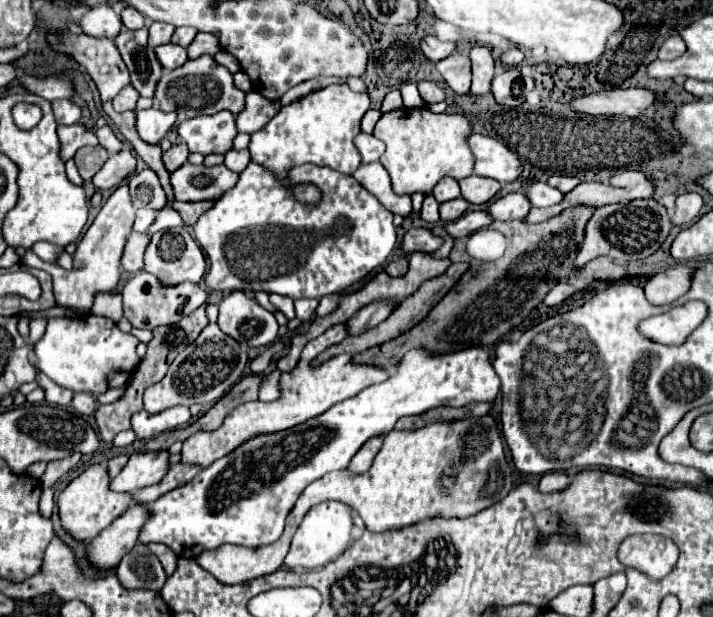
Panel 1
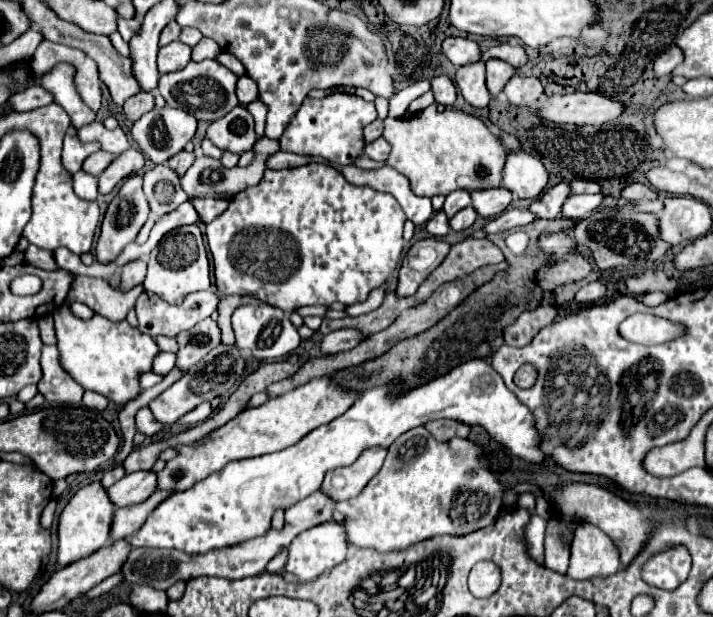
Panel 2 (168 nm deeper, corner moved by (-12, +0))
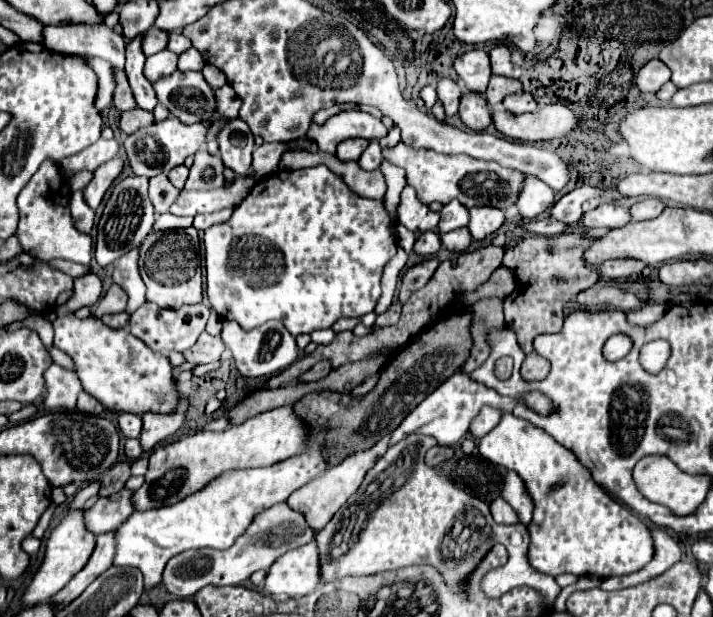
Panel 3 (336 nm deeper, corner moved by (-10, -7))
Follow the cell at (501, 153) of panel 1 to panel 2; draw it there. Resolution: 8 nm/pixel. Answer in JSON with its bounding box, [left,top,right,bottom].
[502,152,548,200]

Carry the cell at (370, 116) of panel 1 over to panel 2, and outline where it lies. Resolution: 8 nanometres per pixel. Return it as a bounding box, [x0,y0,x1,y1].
[364,120,382,144]

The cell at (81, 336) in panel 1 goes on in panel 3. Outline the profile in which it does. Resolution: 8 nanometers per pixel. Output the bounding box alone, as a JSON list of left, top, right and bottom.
[52,315,178,415]

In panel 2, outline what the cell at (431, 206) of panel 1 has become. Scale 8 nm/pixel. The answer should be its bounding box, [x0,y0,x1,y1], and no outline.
[426,210,450,238]

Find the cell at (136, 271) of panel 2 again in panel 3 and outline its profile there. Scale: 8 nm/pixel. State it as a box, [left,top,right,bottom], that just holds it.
[92,283,126,317]

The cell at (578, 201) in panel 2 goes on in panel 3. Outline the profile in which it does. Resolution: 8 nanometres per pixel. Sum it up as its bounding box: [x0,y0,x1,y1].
[578,203,630,231]

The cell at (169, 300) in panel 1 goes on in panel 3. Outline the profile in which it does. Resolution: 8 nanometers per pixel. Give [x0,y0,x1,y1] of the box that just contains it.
[130,301,210,355]

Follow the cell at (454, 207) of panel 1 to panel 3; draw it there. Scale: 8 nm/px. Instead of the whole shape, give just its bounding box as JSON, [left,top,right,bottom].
[442,227,472,251]

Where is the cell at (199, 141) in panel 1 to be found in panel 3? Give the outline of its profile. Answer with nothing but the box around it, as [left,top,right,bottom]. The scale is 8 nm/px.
[216,119,254,175]

